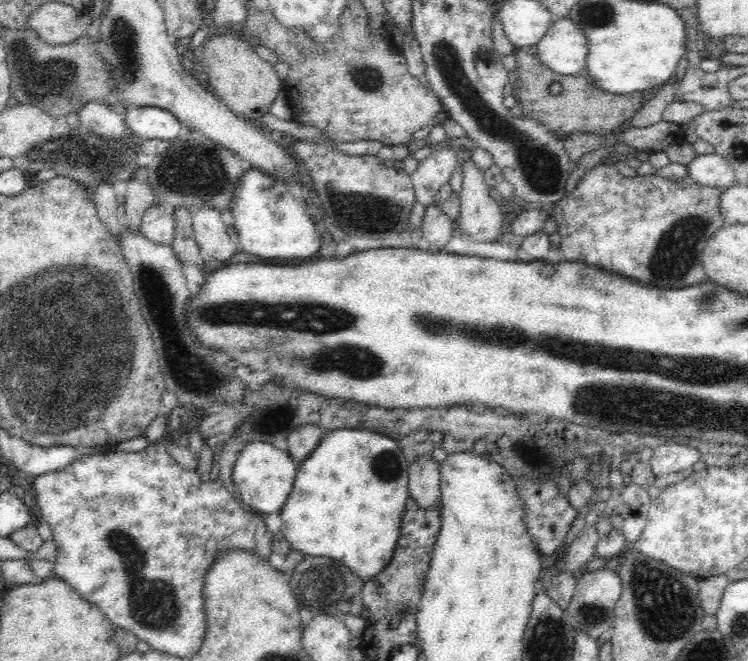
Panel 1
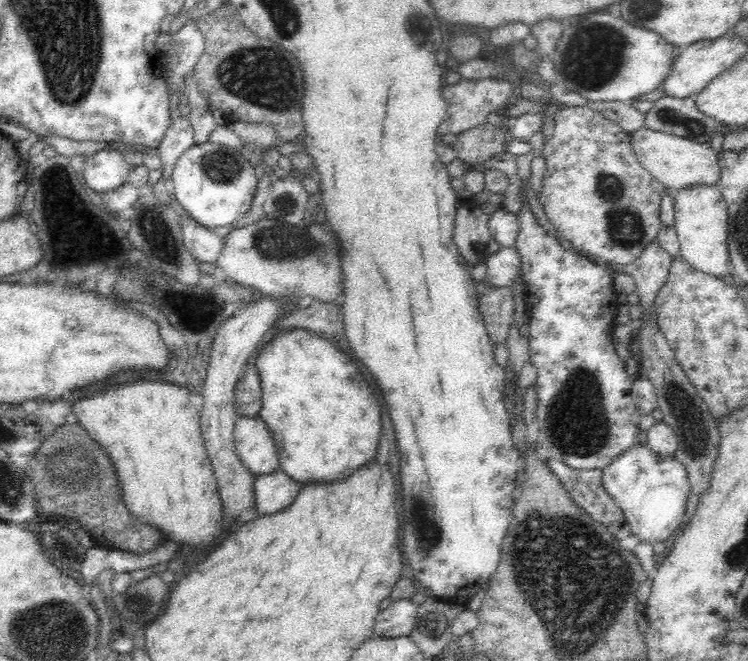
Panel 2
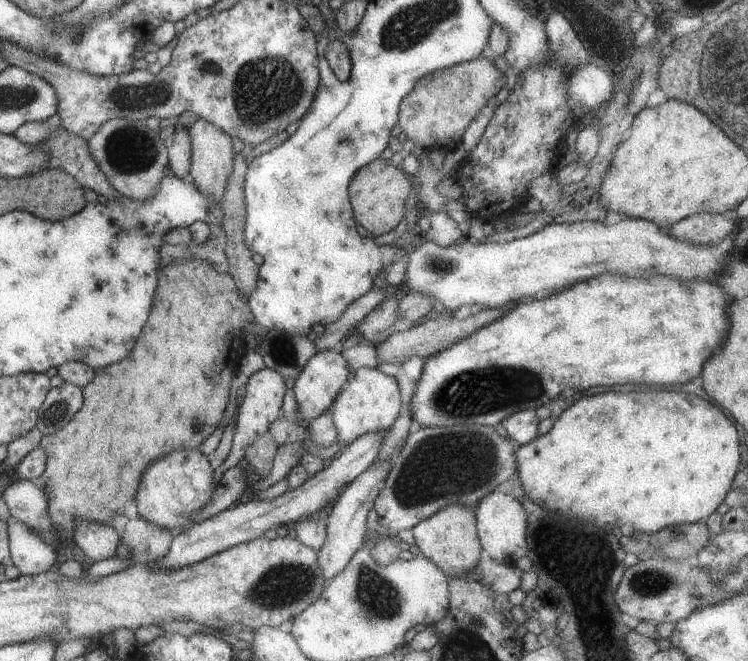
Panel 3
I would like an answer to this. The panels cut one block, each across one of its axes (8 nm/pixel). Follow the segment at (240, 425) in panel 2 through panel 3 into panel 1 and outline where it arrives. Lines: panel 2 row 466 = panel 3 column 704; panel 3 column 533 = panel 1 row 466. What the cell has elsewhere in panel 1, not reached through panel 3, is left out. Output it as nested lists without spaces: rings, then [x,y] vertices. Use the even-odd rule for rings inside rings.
[[[250,442],[244,446],[234,461],[231,479],[244,506],[267,516],[280,512],[291,491],[296,469],[287,451],[278,449],[268,442]]]

